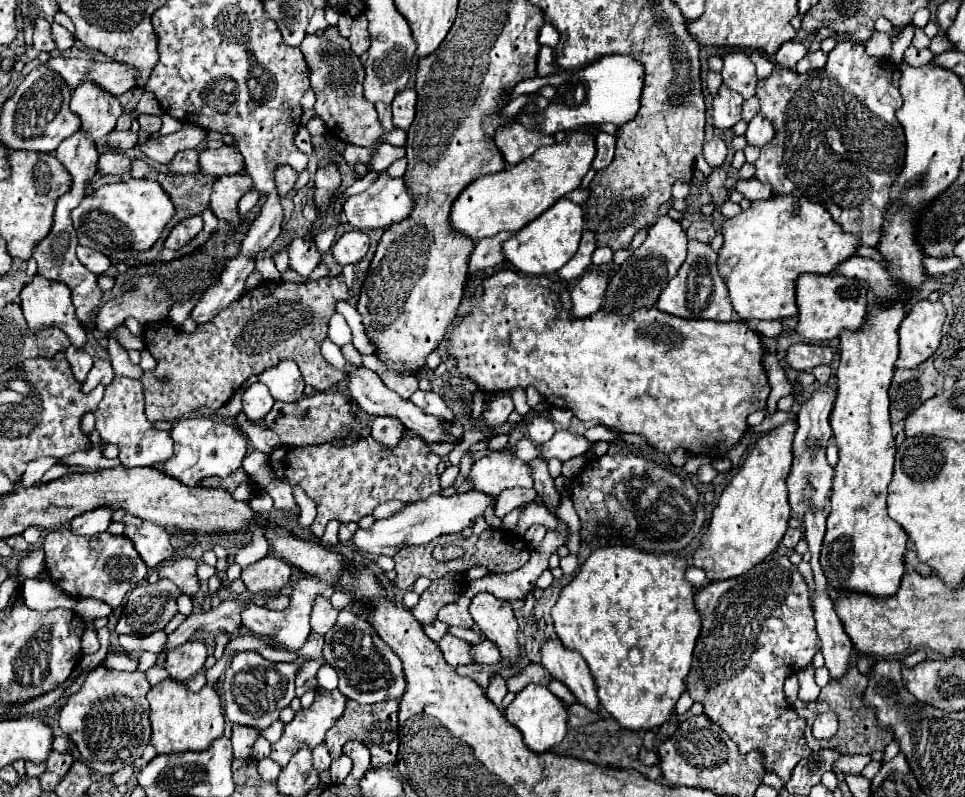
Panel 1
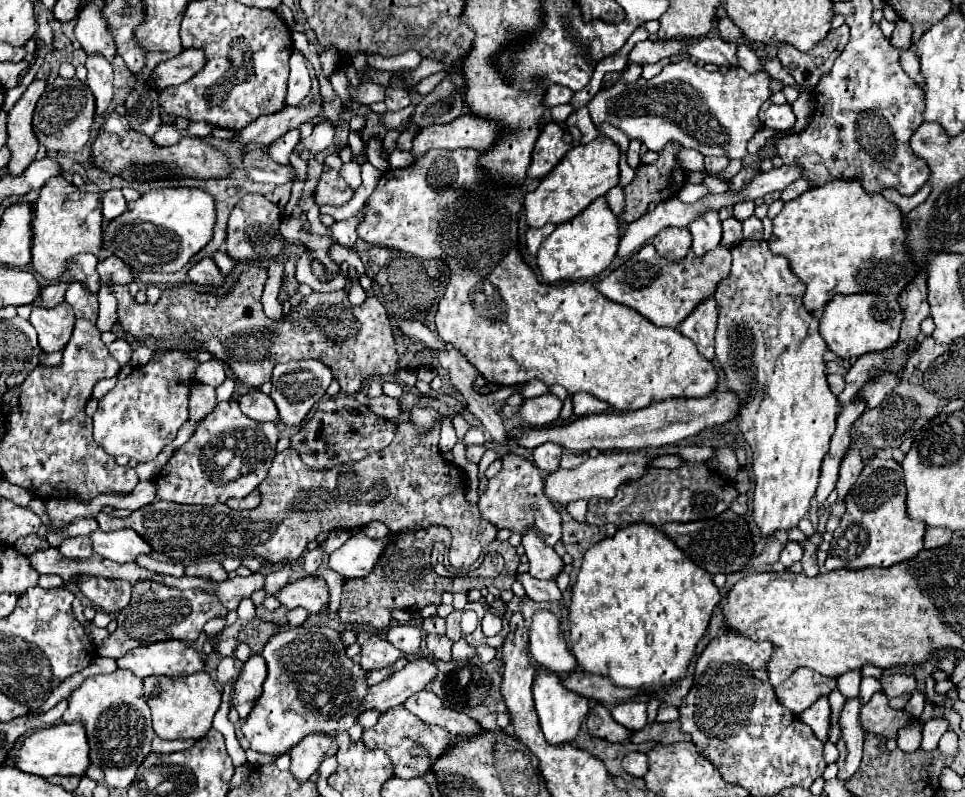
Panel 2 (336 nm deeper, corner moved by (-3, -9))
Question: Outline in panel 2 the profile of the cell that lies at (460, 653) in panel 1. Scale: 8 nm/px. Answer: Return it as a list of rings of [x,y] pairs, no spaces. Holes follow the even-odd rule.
[[[416,658],[396,674],[386,678],[384,682],[370,686],[368,696],[362,700],[362,706],[366,710],[378,708],[380,712],[386,712],[388,708],[404,704],[406,698],[410,698],[412,694],[424,690],[424,686],[434,676],[436,676],[436,666],[428,660]]]

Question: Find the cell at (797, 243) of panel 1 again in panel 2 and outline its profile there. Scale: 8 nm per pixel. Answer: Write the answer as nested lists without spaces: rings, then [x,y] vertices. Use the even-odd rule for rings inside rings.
[[[832,180],[832,182],[826,182],[826,186],[820,186],[820,188],[812,188],[808,192],[804,192],[802,196],[790,200],[784,204],[782,212],[772,220],[774,222],[774,232],[772,232],[772,238],[770,238],[770,250],[774,254],[782,254],[790,260],[790,266],[794,270],[794,274],[806,284],[806,294],[804,294],[804,306],[810,310],[810,312],[816,312],[820,308],[824,308],[834,296],[832,290],[836,288],[836,294],[862,294],[862,292],[870,292],[870,294],[892,294],[892,296],[898,296],[912,280],[914,276],[918,274],[920,266],[916,262],[912,262],[910,258],[910,252],[906,250],[906,230],[904,230],[904,216],[902,216],[902,210],[898,206],[894,206],[892,202],[888,202],[882,194],[866,194],[866,190],[862,190],[862,182],[858,180]]]

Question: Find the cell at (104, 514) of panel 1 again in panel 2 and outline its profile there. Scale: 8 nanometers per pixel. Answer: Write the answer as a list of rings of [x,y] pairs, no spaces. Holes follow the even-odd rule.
[[[74,536],[74,538],[66,538],[60,546],[62,556],[66,558],[90,558],[92,556],[92,546],[90,546],[90,538],[88,536]]]

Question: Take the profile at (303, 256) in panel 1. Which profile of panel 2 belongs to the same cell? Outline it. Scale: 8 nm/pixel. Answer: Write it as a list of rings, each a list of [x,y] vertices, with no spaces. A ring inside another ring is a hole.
[[[362,208],[356,216],[352,216],[352,218],[348,218],[348,220],[334,222],[332,228],[330,228],[330,230],[332,230],[332,238],[334,238],[340,246],[352,248],[354,242],[358,240],[356,228],[358,228],[358,222],[362,222],[362,218],[364,218],[364,208]]]

